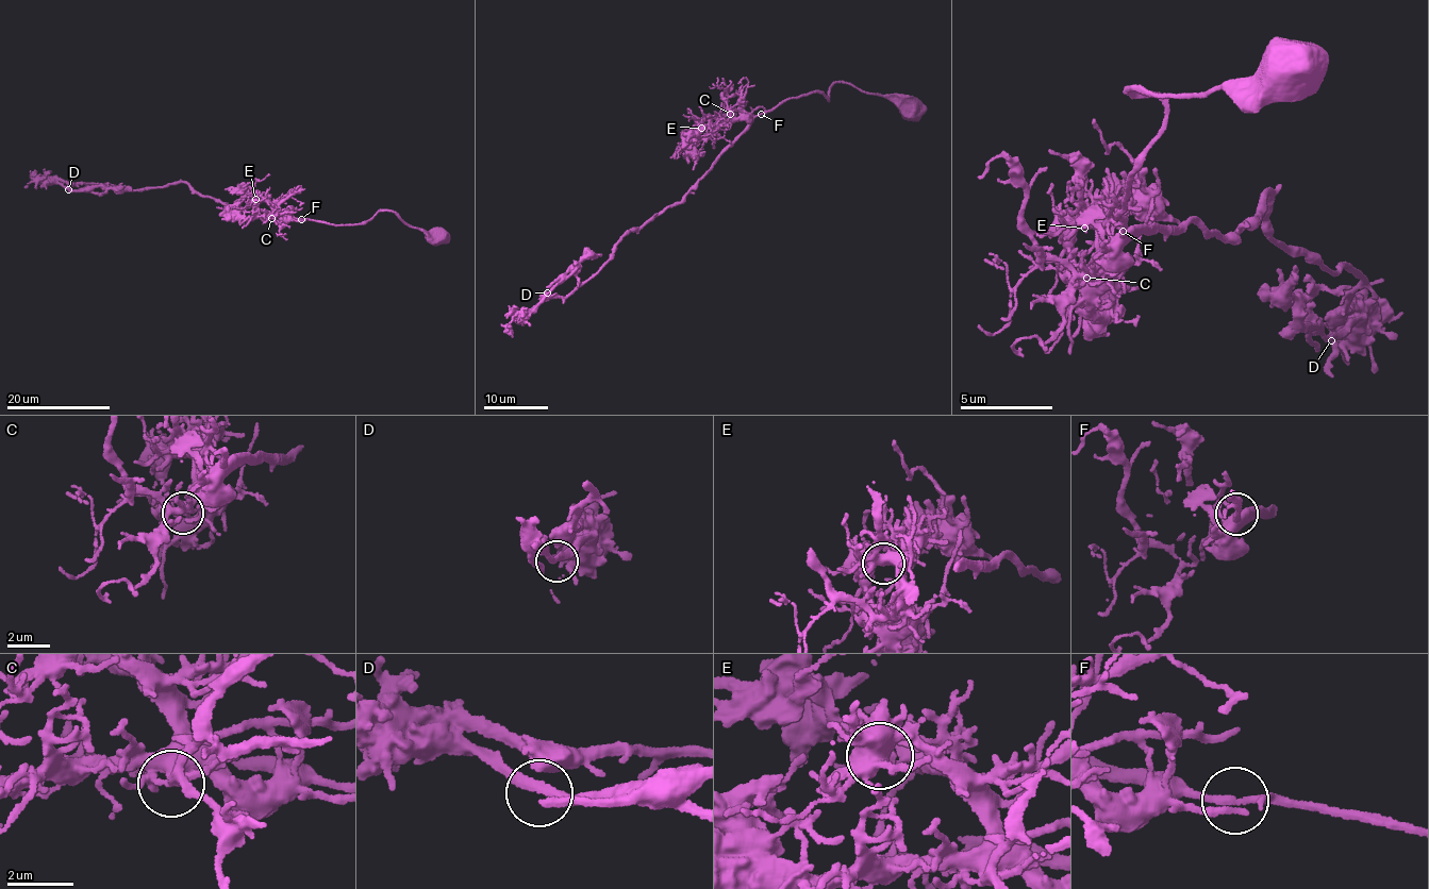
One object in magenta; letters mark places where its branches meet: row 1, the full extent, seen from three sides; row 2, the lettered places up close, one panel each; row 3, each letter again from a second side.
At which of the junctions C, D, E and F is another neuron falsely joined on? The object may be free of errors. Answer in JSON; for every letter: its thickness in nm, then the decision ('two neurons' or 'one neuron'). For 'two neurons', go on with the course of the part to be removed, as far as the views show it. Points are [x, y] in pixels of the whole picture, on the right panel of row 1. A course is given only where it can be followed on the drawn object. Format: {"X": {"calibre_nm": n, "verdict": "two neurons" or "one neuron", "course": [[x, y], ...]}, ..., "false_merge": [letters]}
{"C": {"calibre_nm": 280, "verdict": "one neuron"}, "D": {"calibre_nm": 260, "verdict": "one neuron"}, "E": {"calibre_nm": 170, "verdict": "one neuron"}, "F": {"calibre_nm": 170, "verdict": "one neuron"}, "false_merge": []}

